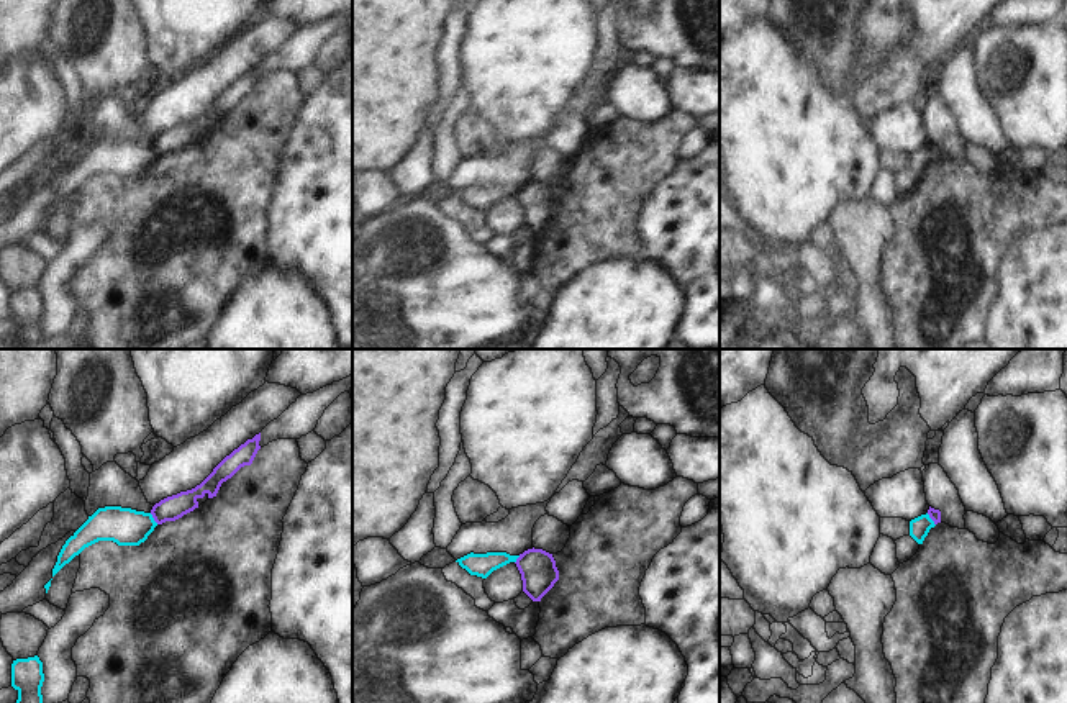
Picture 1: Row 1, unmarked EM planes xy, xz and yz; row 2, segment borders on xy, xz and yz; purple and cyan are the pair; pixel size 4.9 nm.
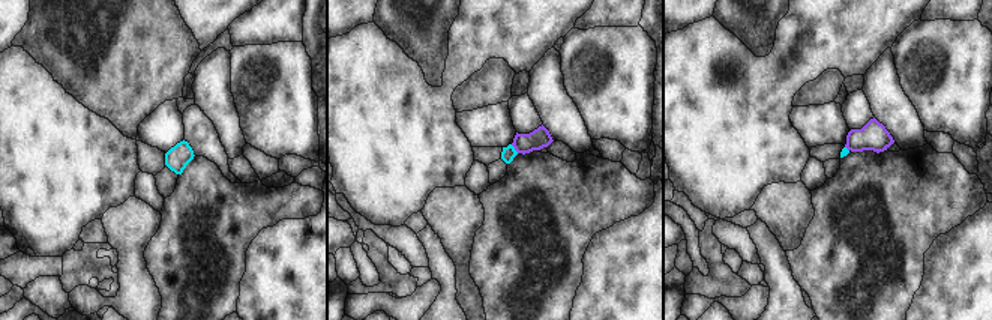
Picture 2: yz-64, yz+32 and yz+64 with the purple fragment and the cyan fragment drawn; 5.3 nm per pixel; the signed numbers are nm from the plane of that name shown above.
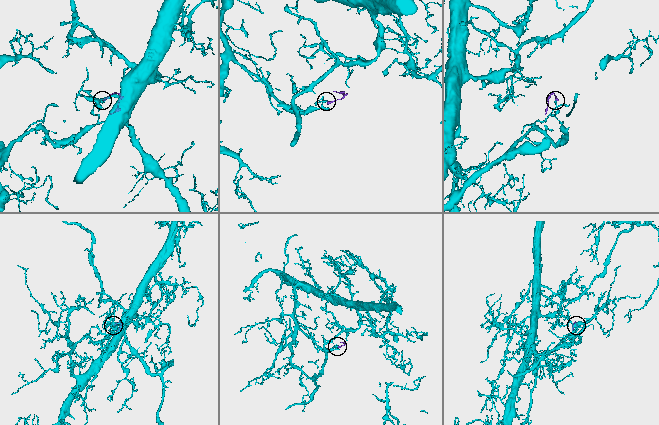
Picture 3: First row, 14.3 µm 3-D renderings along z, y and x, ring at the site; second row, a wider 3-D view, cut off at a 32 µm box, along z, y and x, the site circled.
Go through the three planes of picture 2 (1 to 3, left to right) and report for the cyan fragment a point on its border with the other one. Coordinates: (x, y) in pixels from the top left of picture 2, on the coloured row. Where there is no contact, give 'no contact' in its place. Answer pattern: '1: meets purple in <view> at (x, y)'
1: no contact
2: meets purple in yz+32 at (515, 149)
3: meets purple in yz+64 at (847, 147)

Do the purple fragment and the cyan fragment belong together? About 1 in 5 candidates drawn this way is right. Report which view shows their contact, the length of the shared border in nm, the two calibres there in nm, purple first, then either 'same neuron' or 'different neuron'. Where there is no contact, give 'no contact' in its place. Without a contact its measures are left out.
contact in xy; length 70 nm; calibres 120 and 190 nm; different neuron

